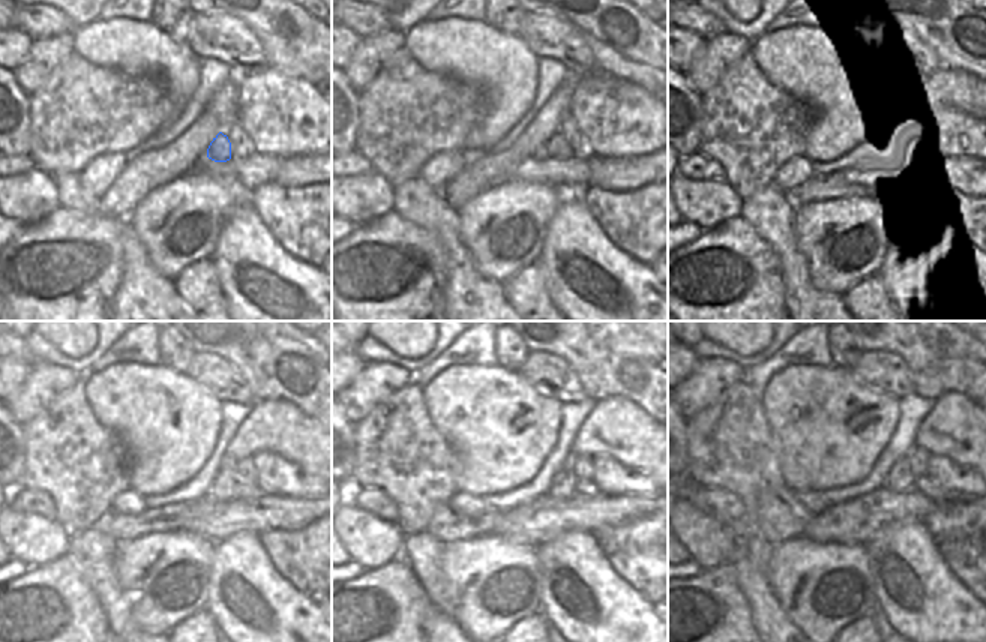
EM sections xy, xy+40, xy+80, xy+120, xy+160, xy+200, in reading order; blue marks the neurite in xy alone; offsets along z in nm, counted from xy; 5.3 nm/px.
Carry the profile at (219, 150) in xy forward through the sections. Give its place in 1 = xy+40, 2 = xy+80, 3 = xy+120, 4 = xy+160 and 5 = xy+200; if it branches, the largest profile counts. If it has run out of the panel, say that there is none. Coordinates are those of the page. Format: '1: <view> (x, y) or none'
1: xy+40 (557, 147)
2: xy+80 (902, 150)
3: xy+120 (242, 489)
4: xy+160 (586, 488)
5: xy+200 (922, 485)

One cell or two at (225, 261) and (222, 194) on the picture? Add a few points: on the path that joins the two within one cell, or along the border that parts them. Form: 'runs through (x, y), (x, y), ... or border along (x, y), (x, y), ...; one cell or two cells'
border along (246, 200), (225, 221), (210, 257); two cells

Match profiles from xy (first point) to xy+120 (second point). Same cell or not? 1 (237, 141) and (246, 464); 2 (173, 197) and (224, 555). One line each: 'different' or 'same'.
1: same
2: different

